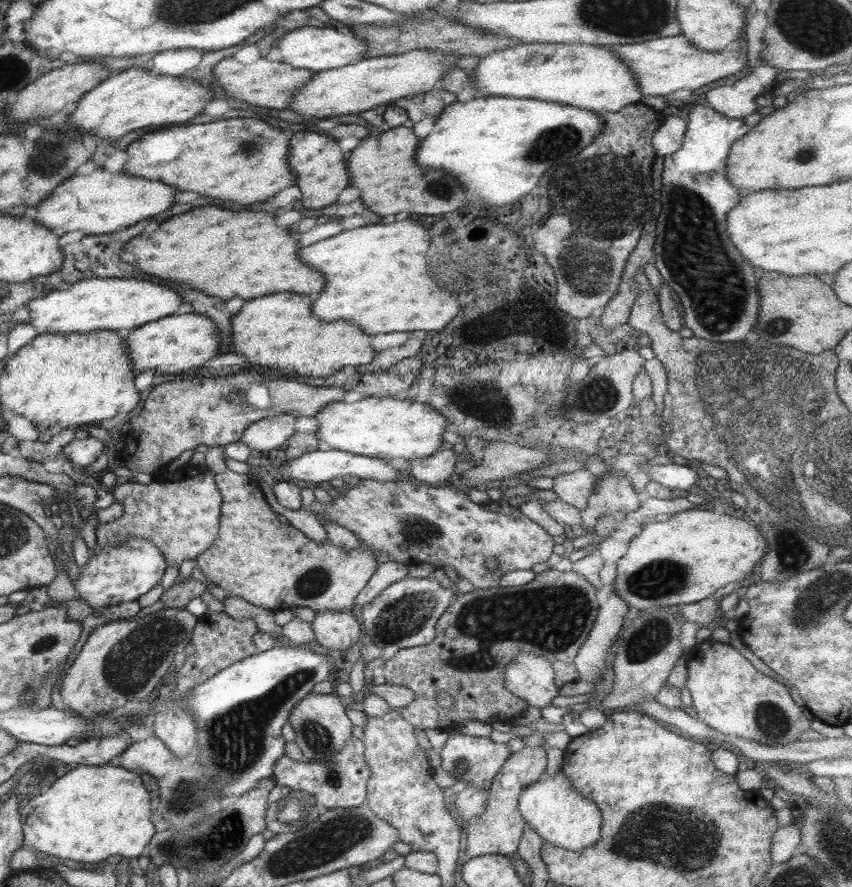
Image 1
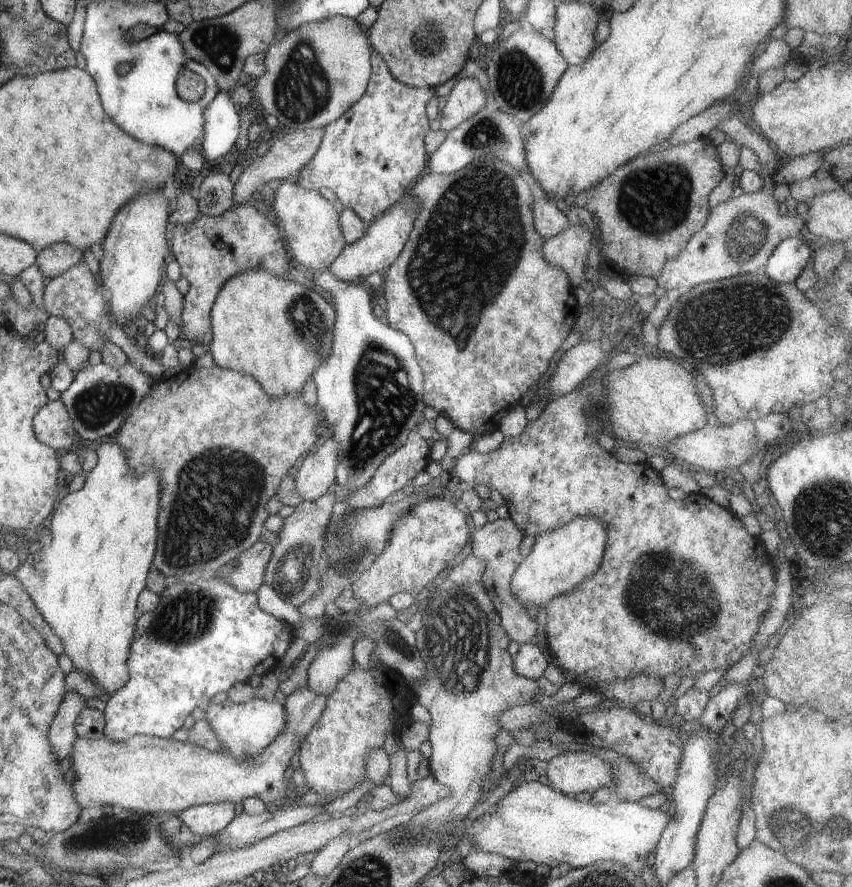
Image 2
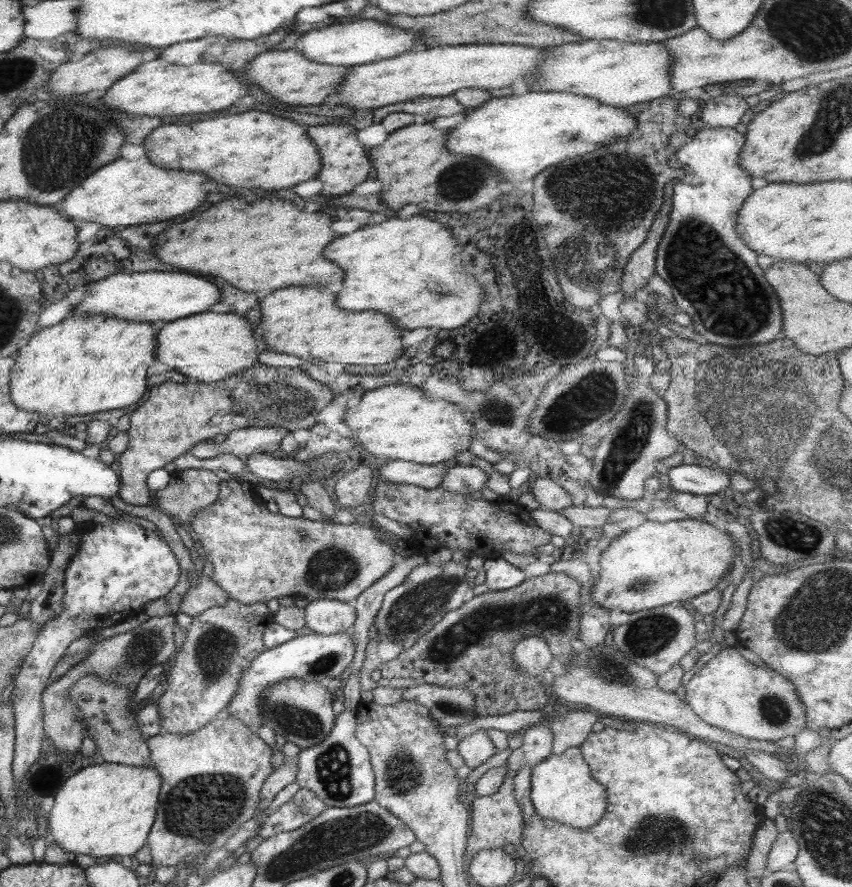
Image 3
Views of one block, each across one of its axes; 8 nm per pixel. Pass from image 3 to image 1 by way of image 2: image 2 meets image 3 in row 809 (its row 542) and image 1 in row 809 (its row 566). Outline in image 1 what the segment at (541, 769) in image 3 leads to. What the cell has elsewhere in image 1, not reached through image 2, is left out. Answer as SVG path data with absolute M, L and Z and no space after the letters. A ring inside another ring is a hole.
M560 770L551 777L544 777L524 787L517 797L517 812L524 825L535 829L543 842L569 852L591 847L601 837L599 809L593 805L593 801L587 801L575 792Z

